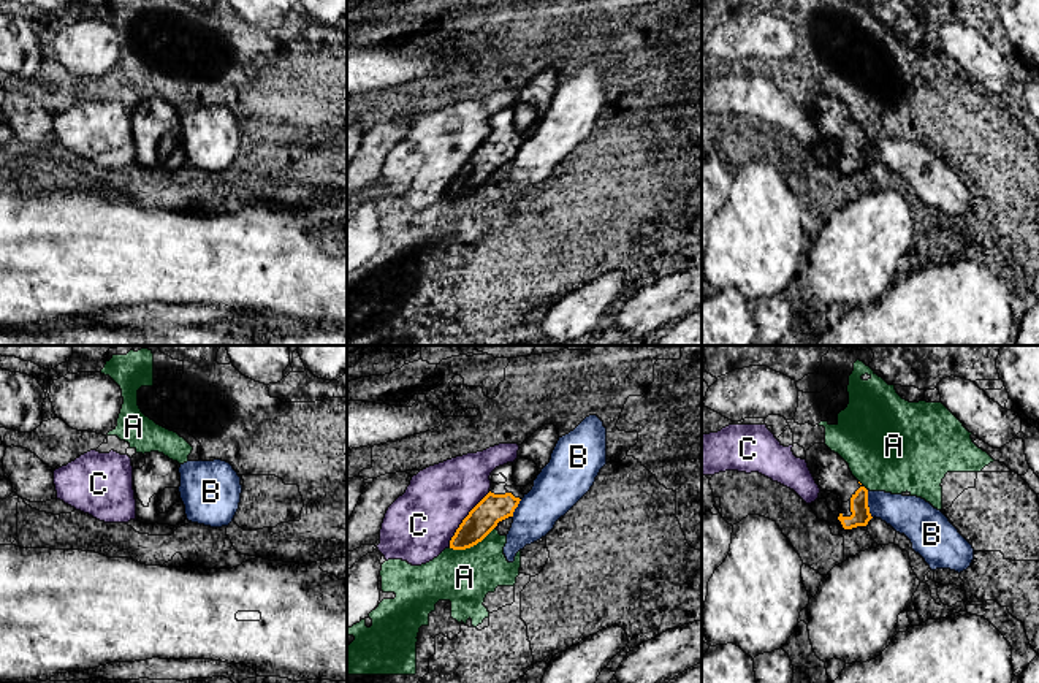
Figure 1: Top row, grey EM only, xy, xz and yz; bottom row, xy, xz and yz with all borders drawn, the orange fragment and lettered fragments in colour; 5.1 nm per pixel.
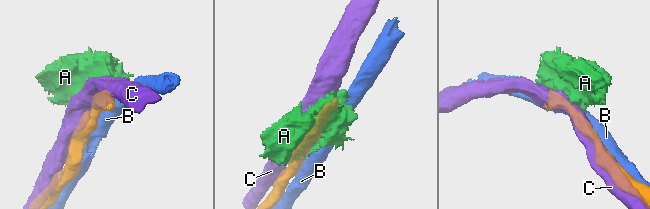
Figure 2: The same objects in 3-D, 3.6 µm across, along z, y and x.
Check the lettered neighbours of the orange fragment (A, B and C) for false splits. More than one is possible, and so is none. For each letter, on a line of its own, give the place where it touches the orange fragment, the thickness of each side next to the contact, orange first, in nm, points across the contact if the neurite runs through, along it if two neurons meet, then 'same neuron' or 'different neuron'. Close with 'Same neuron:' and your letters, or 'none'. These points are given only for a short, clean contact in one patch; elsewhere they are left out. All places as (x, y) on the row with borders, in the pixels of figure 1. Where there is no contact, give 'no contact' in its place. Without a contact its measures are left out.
A: contact xz (471, 545); calibres 150 and 280 nm; different neuron
B: contact yz (867, 504); calibres 100 and 200 nm; different neuron
C: contact xz (464, 518); calibres 150 and 360 nm; different neuron
Same neuron: none

